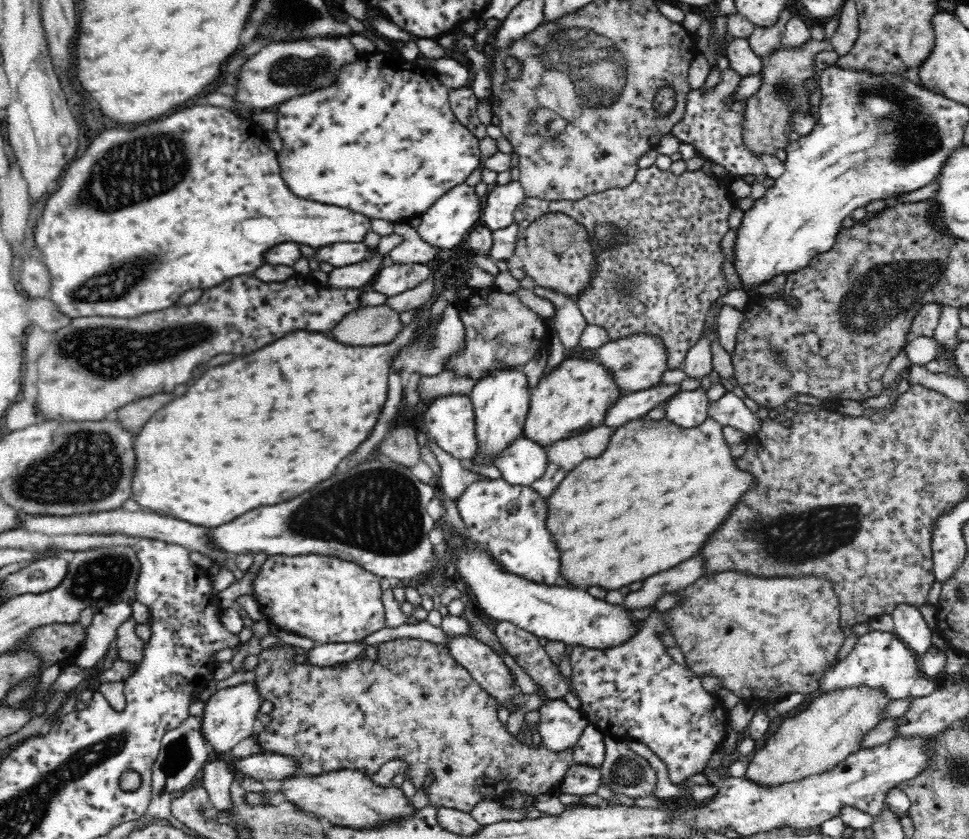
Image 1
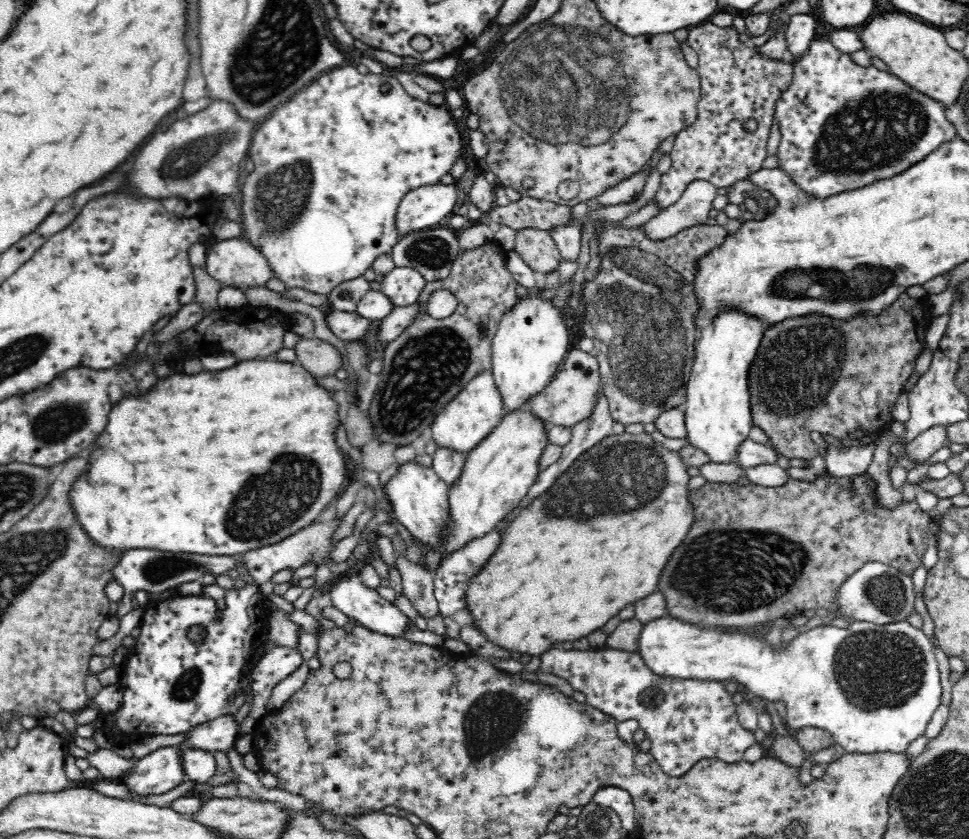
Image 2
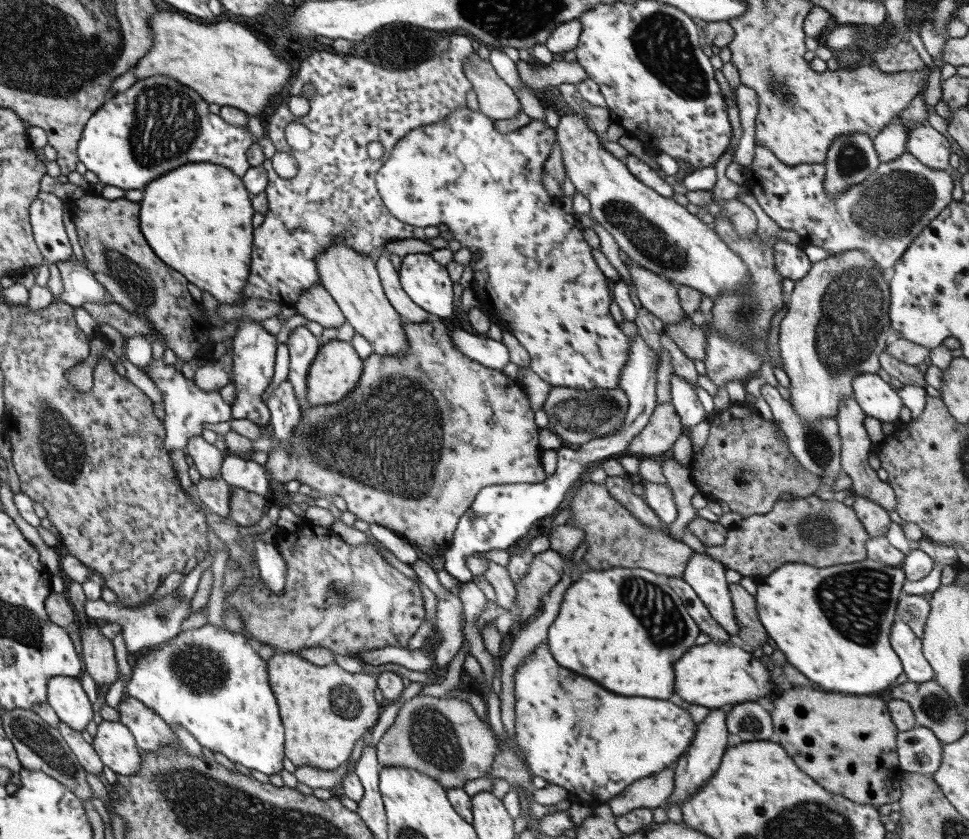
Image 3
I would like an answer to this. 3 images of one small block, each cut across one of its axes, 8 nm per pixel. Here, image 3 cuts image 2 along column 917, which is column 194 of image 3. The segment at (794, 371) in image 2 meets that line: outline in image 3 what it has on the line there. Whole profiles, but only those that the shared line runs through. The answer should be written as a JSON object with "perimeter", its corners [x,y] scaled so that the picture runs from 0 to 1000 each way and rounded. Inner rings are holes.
{"perimeter":[[[88,231],[86,236],[71,241],[71,248],[86,300],[86,317],[94,324],[100,338],[108,343],[117,362],[156,386],[156,396],[148,403],[154,408],[166,403],[170,417],[176,417],[189,434],[197,429],[212,434],[220,431],[218,389],[212,379],[209,362],[195,353],[193,334],[185,324],[179,324],[179,319],[170,317],[152,293],[143,272],[146,246],[131,236],[108,238],[104,231]]]}

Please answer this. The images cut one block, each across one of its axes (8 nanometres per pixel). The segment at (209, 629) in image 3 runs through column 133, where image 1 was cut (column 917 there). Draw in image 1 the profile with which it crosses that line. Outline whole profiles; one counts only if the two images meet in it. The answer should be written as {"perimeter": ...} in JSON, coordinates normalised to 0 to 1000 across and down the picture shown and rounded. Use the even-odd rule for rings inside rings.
{"perimeter":[[[896,753],[883,763],[883,770],[879,772],[877,779],[873,779],[869,787],[863,787],[854,796],[850,796],[846,810],[842,813],[842,827],[850,830],[863,822],[873,822],[873,820],[888,820],[896,818],[898,822],[902,820],[904,825],[910,822],[912,830],[918,837],[927,834],[943,834],[943,832],[954,832],[966,825],[966,813],[962,808],[956,808],[949,801],[949,789],[947,779],[939,777],[927,760],[923,760],[923,753]]]}

